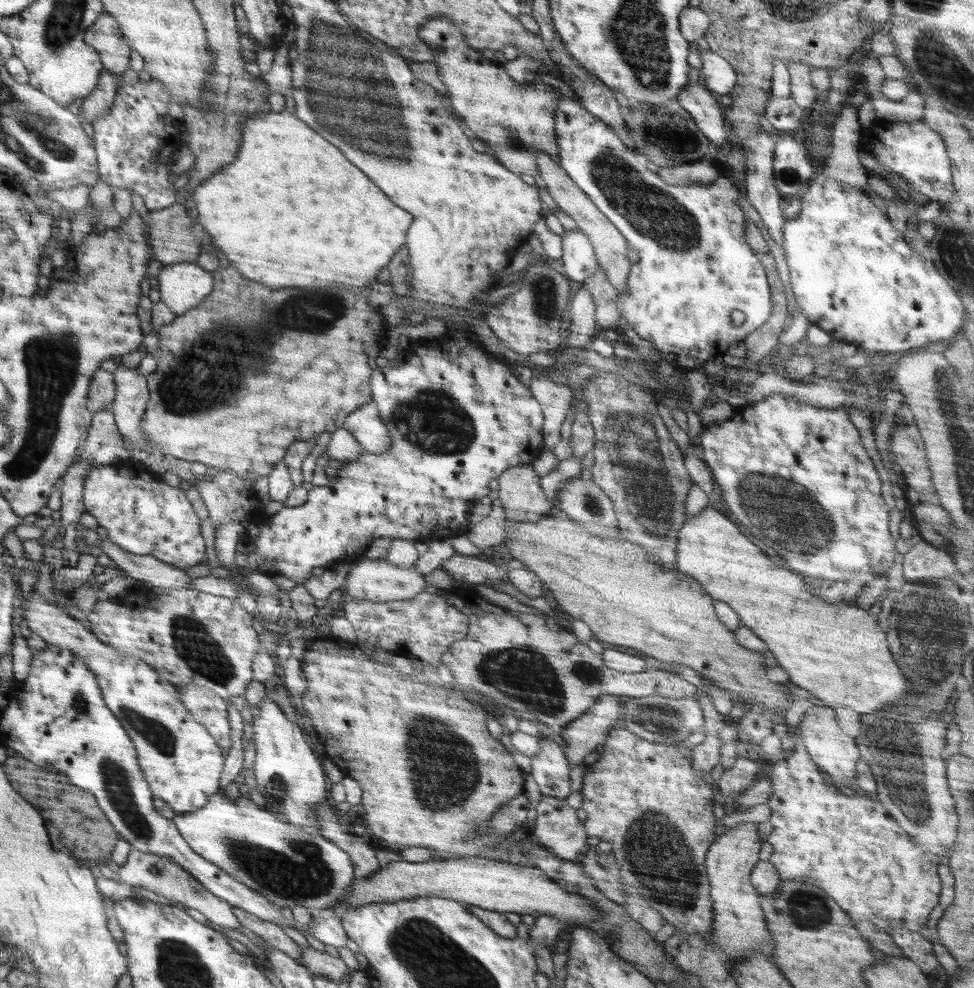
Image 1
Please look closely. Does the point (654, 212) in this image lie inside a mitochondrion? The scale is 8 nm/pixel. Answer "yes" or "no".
yes

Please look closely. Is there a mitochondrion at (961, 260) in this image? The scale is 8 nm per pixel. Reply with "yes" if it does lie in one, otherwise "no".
yes

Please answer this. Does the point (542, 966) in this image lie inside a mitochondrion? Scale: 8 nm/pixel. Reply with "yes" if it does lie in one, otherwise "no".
no

